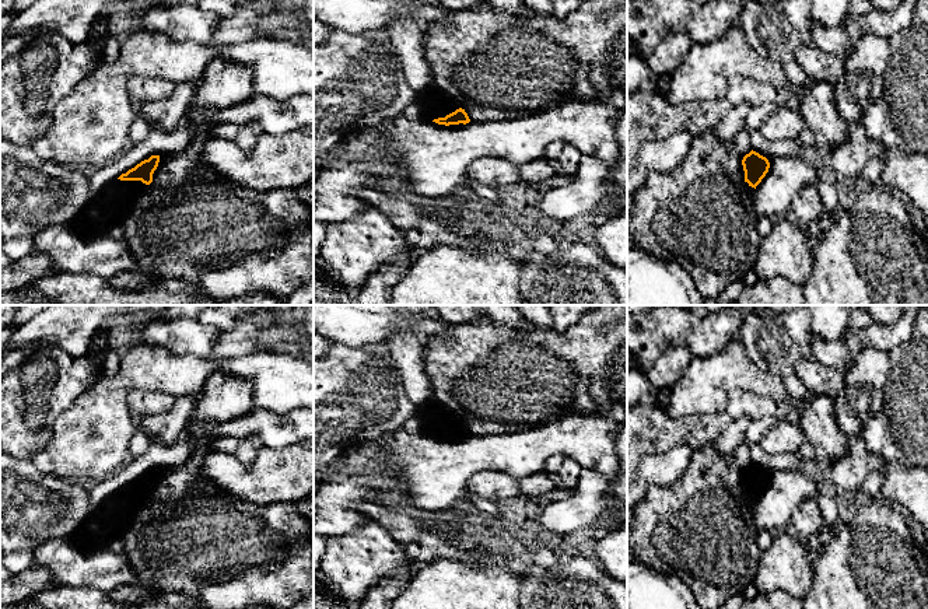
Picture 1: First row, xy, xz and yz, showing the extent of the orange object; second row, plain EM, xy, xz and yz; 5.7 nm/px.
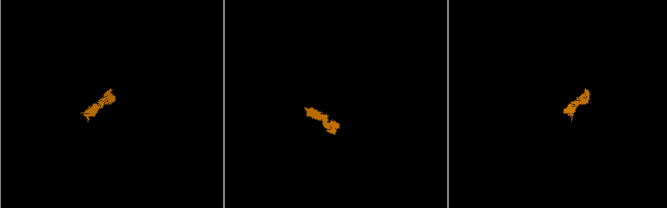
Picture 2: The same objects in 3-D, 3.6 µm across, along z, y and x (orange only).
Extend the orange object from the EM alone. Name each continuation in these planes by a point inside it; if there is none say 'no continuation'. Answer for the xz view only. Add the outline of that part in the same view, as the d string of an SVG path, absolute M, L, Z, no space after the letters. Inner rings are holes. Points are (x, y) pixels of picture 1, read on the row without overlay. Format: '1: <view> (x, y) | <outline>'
1: xz (436, 417) | M433 399L424 407L417 409L417 414L424 424L424 433L434 434L459 423L459 417L451 413L445 406Z

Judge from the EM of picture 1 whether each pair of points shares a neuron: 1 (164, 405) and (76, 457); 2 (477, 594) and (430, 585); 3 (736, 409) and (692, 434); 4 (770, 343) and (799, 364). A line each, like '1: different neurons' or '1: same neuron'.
1: different neurons
2: same neuron
3: same neuron
4: different neurons

